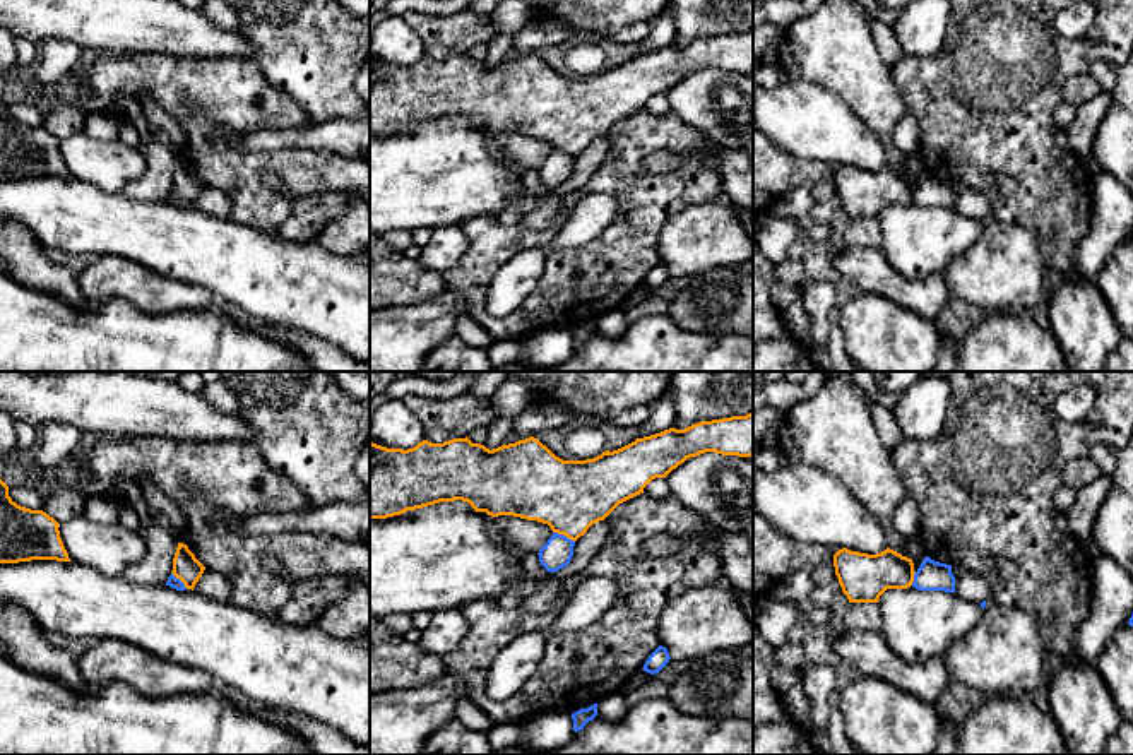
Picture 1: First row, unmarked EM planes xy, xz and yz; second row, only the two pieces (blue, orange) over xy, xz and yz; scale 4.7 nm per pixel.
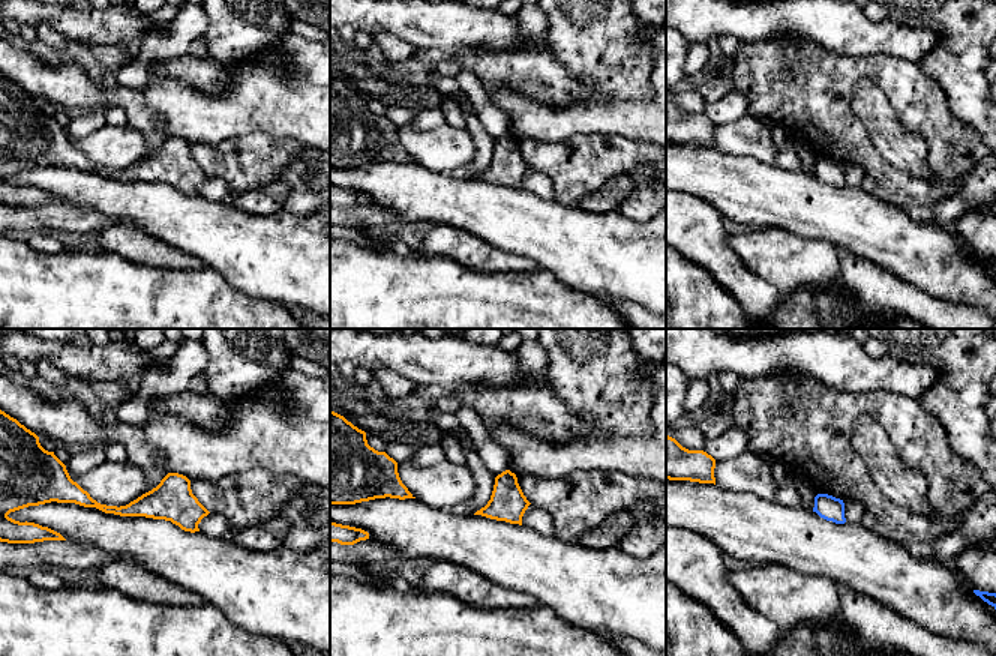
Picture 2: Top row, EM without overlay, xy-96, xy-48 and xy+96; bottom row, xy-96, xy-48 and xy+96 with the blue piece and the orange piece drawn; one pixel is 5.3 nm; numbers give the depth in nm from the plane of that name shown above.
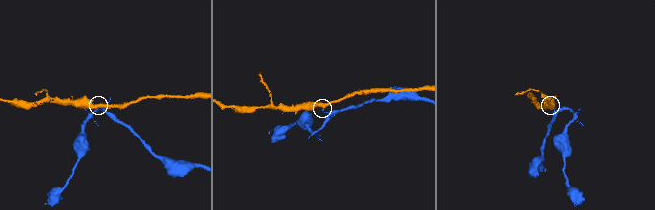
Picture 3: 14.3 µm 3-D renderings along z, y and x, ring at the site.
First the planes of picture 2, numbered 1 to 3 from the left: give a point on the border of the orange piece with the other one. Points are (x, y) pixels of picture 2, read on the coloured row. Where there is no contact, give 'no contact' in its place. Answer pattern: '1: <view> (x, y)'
1: no contact
2: no contact
3: no contact

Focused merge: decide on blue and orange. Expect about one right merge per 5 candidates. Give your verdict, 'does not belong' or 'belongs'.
does not belong

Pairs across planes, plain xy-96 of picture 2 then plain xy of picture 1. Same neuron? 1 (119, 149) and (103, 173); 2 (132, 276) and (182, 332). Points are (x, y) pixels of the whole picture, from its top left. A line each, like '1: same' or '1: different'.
1: same
2: same

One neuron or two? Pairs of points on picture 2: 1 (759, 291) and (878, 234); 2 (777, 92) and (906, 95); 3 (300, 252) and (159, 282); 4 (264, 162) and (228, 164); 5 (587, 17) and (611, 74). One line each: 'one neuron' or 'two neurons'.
1: two neurons
2: one neuron
3: two neurons
4: one neuron
5: one neuron

